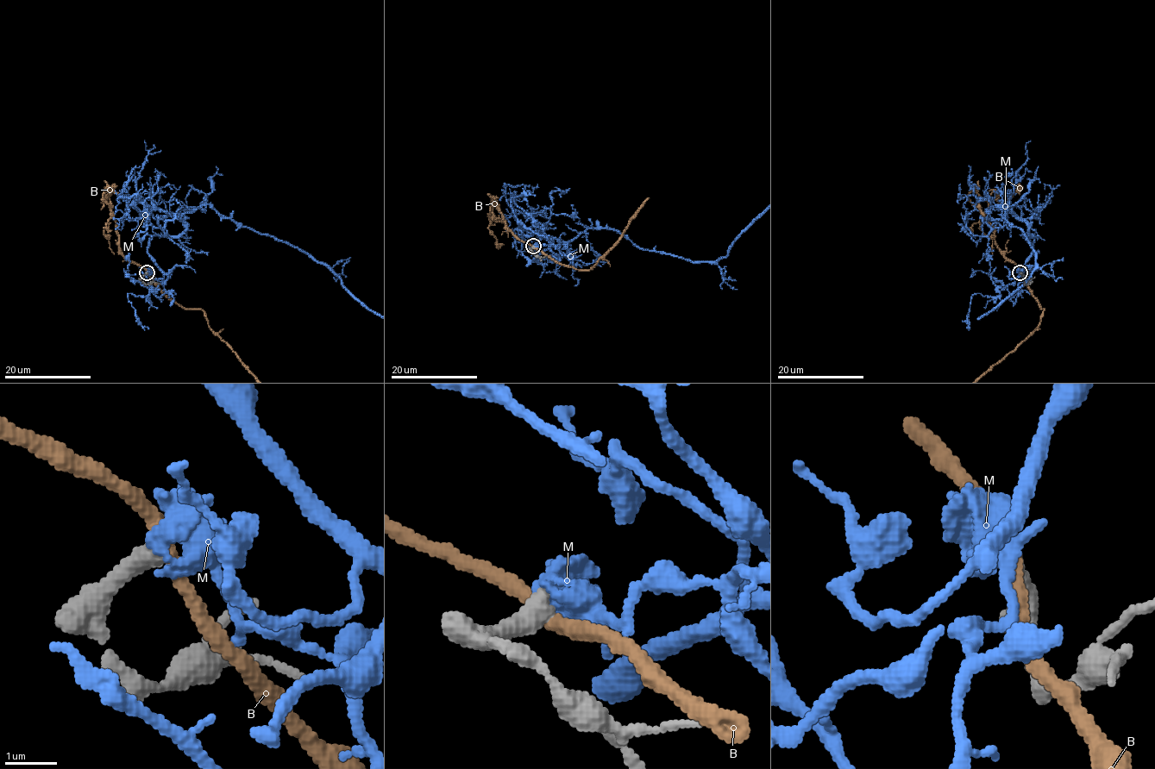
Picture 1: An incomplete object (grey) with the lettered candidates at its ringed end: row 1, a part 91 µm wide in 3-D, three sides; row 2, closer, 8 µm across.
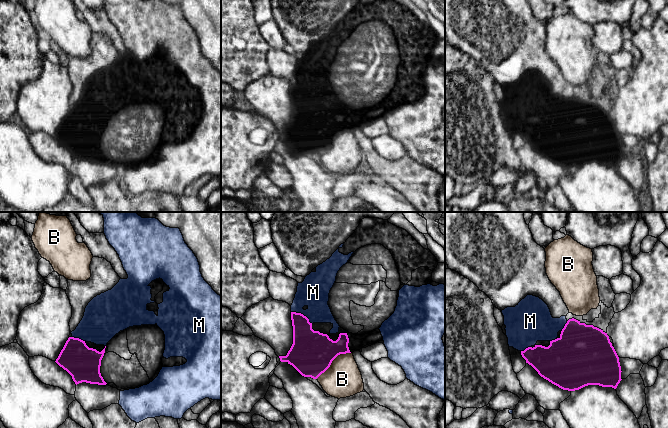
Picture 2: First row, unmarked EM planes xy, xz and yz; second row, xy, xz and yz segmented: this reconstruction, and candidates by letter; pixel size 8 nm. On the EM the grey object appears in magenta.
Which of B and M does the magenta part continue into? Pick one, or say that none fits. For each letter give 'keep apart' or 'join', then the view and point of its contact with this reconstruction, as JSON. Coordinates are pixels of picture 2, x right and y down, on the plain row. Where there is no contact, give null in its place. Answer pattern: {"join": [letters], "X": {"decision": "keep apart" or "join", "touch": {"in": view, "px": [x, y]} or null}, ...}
{"join": ["M"], "B": {"decision": "keep apart", "touch": {"in": "xz", "px": [332, 136]}}, "M": {"decision": "join", "touch": {"in": "xz", "px": [302, 90]}}}

